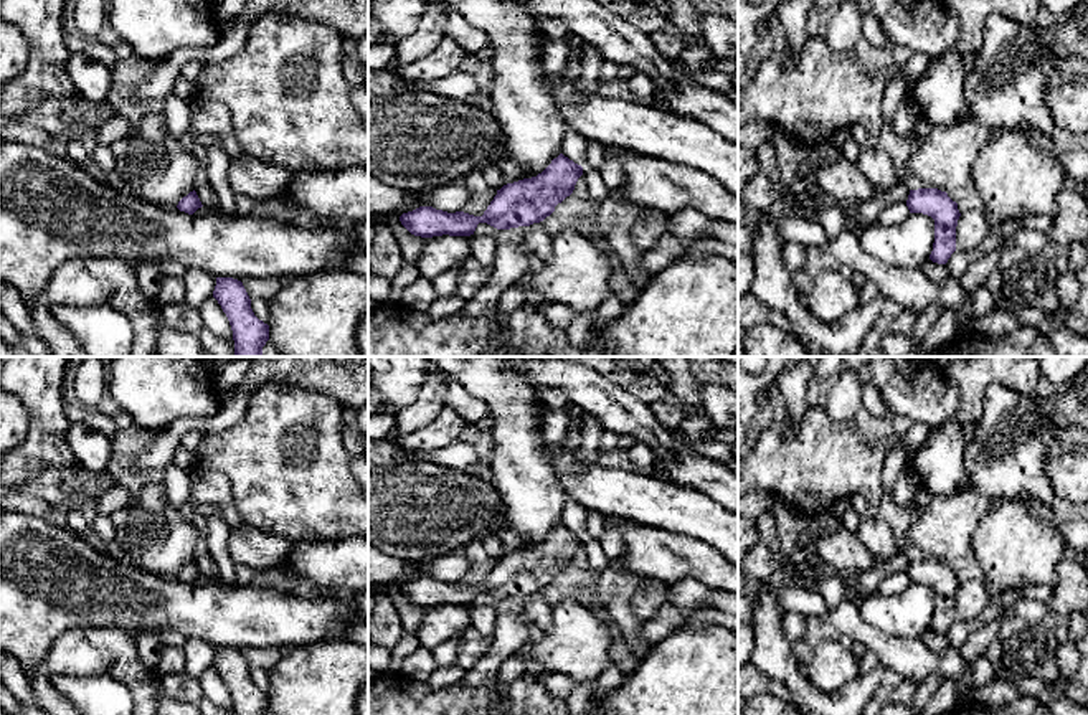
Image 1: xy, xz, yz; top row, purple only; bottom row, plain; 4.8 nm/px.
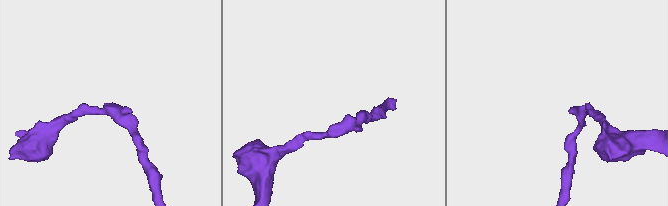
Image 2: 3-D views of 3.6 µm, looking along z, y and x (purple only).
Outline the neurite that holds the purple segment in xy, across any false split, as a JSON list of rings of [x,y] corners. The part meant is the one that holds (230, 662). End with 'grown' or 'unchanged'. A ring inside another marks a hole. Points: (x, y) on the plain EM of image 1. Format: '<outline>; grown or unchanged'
[[[216,647],[213,667],[229,690],[234,715],[266,715],[269,695],[254,685],[251,669],[241,651]]]; unchanged

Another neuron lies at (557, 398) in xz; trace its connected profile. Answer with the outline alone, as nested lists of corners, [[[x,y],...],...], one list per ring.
[[[553,386],[538,388],[538,393],[540,393],[543,405],[548,408],[555,408],[555,410],[570,408],[568,396],[561,388],[553,388]]]

